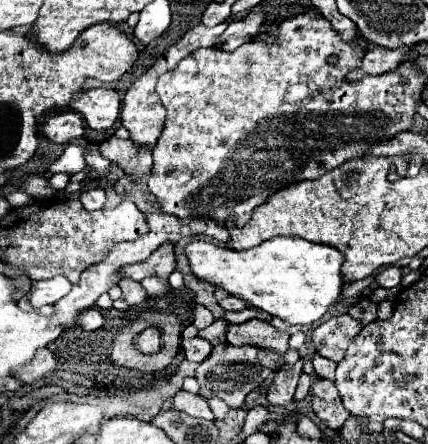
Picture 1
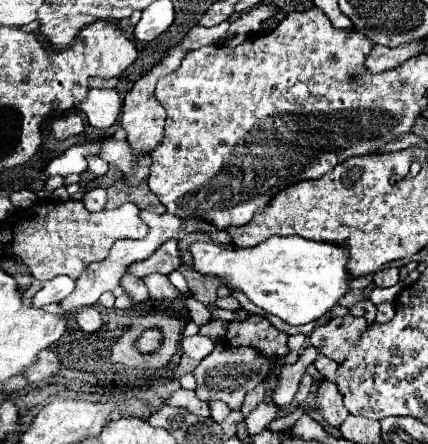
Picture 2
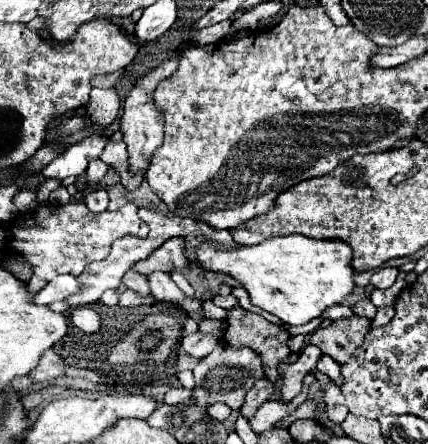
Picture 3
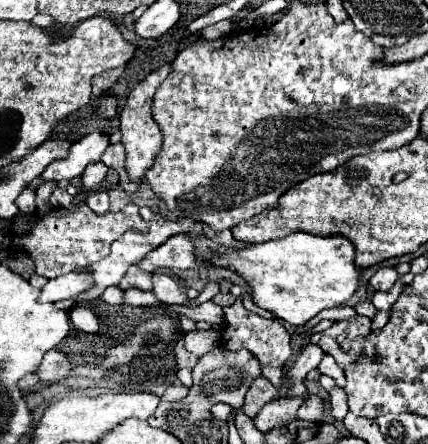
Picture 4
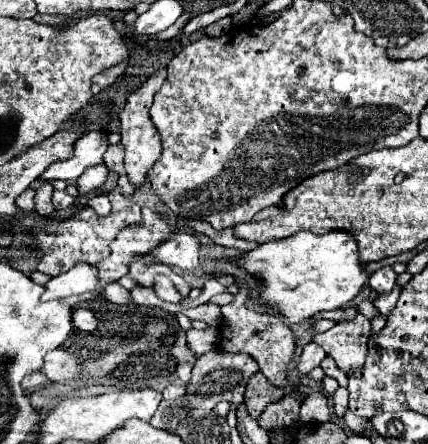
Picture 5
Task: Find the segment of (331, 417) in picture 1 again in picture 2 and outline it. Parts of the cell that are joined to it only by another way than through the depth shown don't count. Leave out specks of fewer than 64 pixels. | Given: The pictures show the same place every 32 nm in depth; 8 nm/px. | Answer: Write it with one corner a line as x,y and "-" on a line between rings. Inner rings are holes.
330,380
318,382
318,390
316,390
316,410
334,428
338,428
346,420
348,410
344,408
342,396
340,396
340,392
338,392
338,388
336,388
334,382
330,382

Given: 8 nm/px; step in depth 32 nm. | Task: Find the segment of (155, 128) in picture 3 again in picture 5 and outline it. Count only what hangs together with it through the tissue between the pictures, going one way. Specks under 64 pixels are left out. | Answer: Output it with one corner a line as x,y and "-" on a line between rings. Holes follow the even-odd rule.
166,68
158,70
156,74
152,74
142,86
138,86
126,100
124,110
120,112
120,124
122,124
122,146
126,148
126,158
124,158
124,166
126,166
126,174
130,178
130,182
140,188
146,182
146,172
152,168
152,164
156,162
156,158
160,158
162,152
162,140
160,134
156,132
156,126
150,120
150,106
154,100
154,94
158,92
158,88
162,86
166,78

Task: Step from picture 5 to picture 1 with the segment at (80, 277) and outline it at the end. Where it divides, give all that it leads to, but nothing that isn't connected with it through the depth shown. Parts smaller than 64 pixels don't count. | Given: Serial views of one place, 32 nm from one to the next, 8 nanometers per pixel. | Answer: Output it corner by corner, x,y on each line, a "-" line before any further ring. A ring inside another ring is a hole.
54,276
50,280
38,280
32,282
28,294
30,294
30,306
34,310
40,310
40,306
56,304
60,298
64,298
70,292
72,284
64,276

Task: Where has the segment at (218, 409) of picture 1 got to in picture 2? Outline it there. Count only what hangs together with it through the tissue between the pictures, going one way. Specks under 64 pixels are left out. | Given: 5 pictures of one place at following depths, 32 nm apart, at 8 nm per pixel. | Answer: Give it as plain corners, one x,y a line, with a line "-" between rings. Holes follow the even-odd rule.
218,400
218,402
210,402
210,412
212,412
212,418
216,422
222,422
230,414
230,408
224,402

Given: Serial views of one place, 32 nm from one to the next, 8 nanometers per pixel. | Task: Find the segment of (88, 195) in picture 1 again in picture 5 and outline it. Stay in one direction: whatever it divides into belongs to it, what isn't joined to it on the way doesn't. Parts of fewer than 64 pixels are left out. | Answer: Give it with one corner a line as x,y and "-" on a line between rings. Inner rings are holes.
94,194
92,198
88,198
88,206
92,206
98,216
106,216
110,212
110,202
106,194

